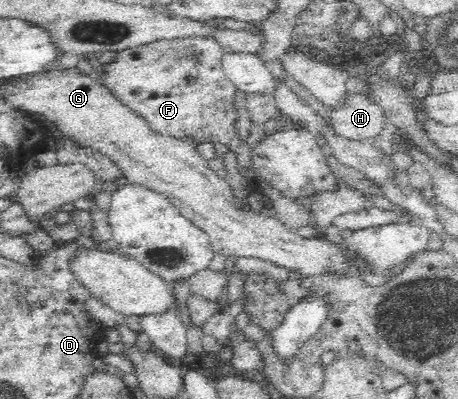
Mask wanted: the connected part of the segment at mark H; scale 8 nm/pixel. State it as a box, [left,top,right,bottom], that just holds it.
[330,94,388,141]

